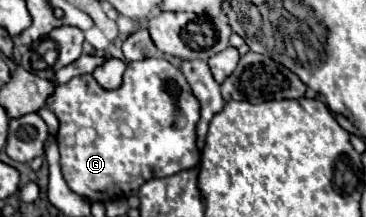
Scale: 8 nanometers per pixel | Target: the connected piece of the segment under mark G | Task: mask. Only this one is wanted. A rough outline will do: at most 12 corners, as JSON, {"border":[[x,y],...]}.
{"border":[[166,59],[56,87],[60,167],[90,199],[200,163]]}

